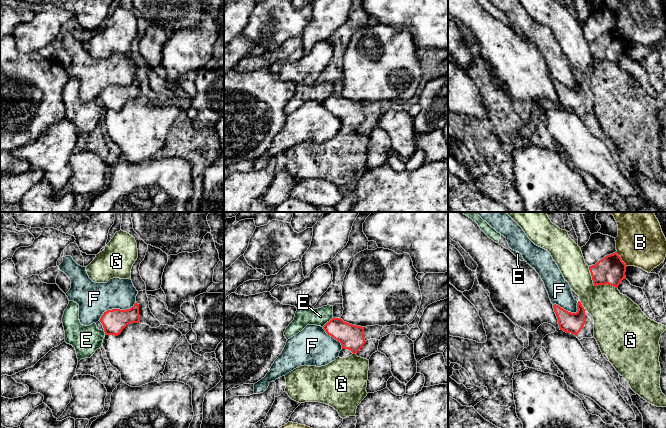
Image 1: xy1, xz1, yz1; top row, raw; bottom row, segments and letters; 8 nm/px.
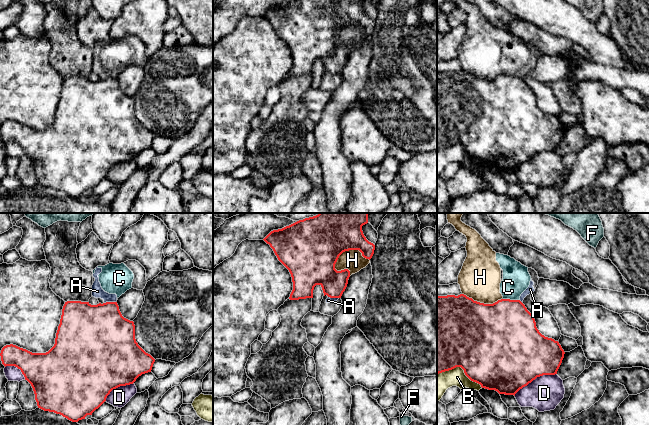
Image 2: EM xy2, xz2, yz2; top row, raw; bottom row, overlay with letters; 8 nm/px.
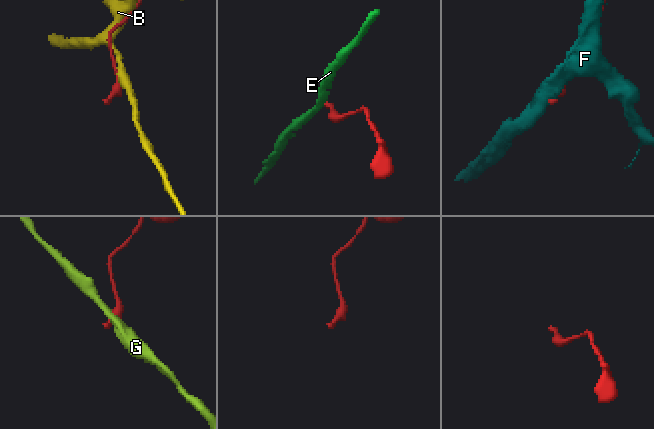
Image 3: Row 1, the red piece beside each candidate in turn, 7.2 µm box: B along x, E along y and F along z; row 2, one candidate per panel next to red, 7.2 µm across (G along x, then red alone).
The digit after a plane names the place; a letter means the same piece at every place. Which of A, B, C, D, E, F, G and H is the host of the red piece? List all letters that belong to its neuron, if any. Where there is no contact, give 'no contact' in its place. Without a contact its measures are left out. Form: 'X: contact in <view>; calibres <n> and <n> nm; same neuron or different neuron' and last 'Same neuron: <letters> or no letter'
A: contact in xy2; calibres 440 and 90 nm; different neuron
B: contact in yz2; calibres 500 and 170 nm; different neuron
C: contact in yz2; calibres 480 and 220 nm; different neuron
D: contact in yz2; calibres 500 and 280 nm; different neuron
E: contact in xz1; calibres 200 and 140 nm; different neuron
F: contact in xy1; calibres 190 and 260 nm; different neuron
G: contact in yz1; calibres 220 and 320 nm; different neuron
H: contact in xz2; calibres 380 and 160 nm; different neuron
Same neuron: no letter

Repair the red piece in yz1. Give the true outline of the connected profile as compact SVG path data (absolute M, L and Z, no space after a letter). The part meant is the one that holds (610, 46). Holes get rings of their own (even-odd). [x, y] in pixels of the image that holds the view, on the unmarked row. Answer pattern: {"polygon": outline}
{"polygon": "M617 28L605 32L595 41L589 42L594 62L608 60L618 64L620 58L626 55L626 43Z"}

